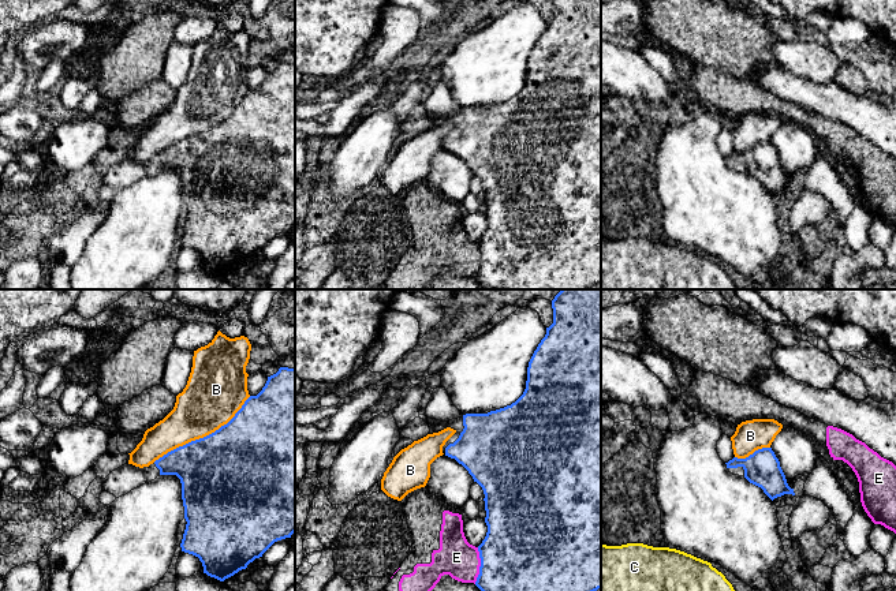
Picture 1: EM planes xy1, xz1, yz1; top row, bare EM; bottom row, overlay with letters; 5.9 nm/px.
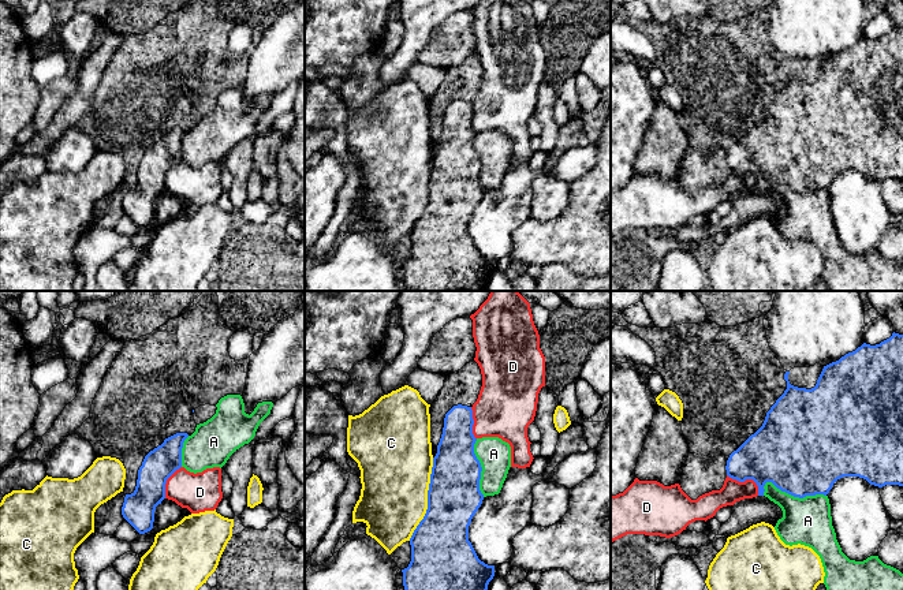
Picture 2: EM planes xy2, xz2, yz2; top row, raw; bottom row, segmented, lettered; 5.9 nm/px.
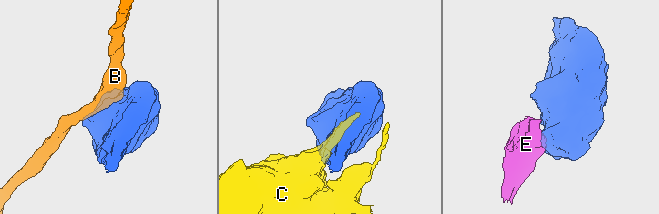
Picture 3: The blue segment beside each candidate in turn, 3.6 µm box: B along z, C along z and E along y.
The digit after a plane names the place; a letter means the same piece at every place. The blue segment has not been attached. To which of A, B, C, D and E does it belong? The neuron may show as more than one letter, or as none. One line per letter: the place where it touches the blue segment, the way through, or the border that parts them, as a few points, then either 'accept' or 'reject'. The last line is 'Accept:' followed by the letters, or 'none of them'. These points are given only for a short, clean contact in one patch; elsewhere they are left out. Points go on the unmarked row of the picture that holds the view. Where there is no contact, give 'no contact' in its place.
A: yz2 (794, 190) | reject
B: xy1 (204, 131) | reject
C: xz2 (428, 193) | reject
D: yz2 (747, 172) | along yz2 (727, 168), (739, 175), (752, 174), (757, 180), (758, 189) | reject
E: xz1 (481, 260) | reject
Accept: none of them

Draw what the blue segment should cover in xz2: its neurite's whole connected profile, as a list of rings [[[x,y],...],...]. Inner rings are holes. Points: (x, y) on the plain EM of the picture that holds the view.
[[[454,100],[444,112],[437,148],[433,152],[428,184],[428,203],[414,224],[411,255],[403,266],[403,280],[410,291],[486,291],[495,259],[481,255],[469,235],[469,220],[482,198],[480,184],[481,157],[474,148],[473,104]]]

